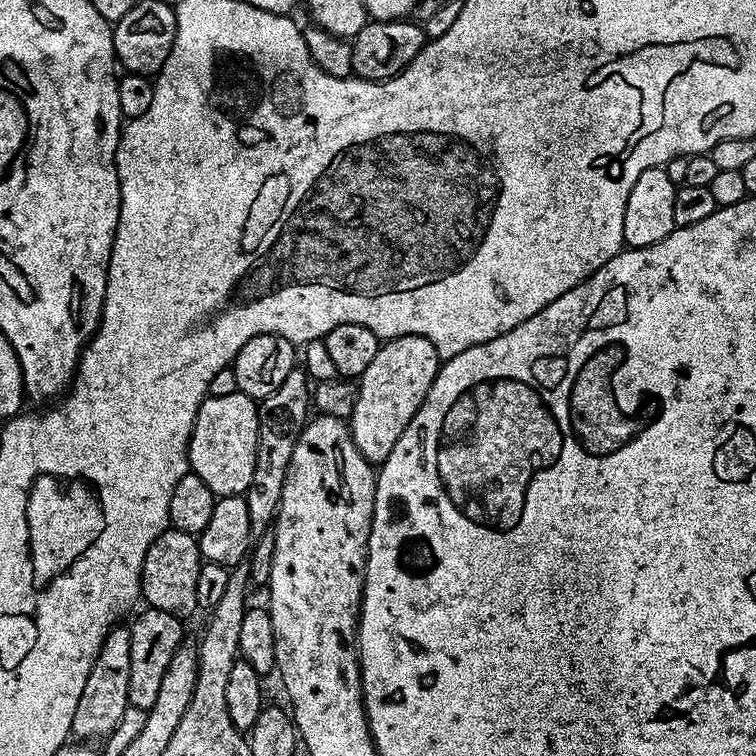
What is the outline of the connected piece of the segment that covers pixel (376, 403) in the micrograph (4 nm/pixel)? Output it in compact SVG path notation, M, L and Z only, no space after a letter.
M399 336L381 343L370 366L358 377L357 400L350 417L352 442L369 464L383 464L390 450L394 450L394 442L402 438L402 430L424 405L441 363L438 350L421 336Z

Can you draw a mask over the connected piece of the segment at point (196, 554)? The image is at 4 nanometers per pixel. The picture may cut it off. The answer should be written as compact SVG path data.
M169 527L158 538L154 538L150 550L146 550L146 562L142 562L140 575L140 595L143 603L149 608L166 610L166 614L174 614L181 618L187 618L191 612L195 613L198 570L201 563L199 539Z

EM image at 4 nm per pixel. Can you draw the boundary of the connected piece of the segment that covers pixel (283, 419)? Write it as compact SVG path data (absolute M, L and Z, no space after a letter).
M303 367L292 368L290 374L282 382L282 386L259 403L258 410L259 434L254 475L244 495L250 513L251 534L254 538L269 531L275 521L294 446L310 416L310 380Z

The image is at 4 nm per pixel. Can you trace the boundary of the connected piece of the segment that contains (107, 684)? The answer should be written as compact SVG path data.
M131 627L111 628L96 655L90 674L86 674L86 686L82 686L82 698L78 698L78 710L74 710L71 735L80 742L94 742L109 736L118 726L122 714L130 706L128 687L130 686L130 634Z

